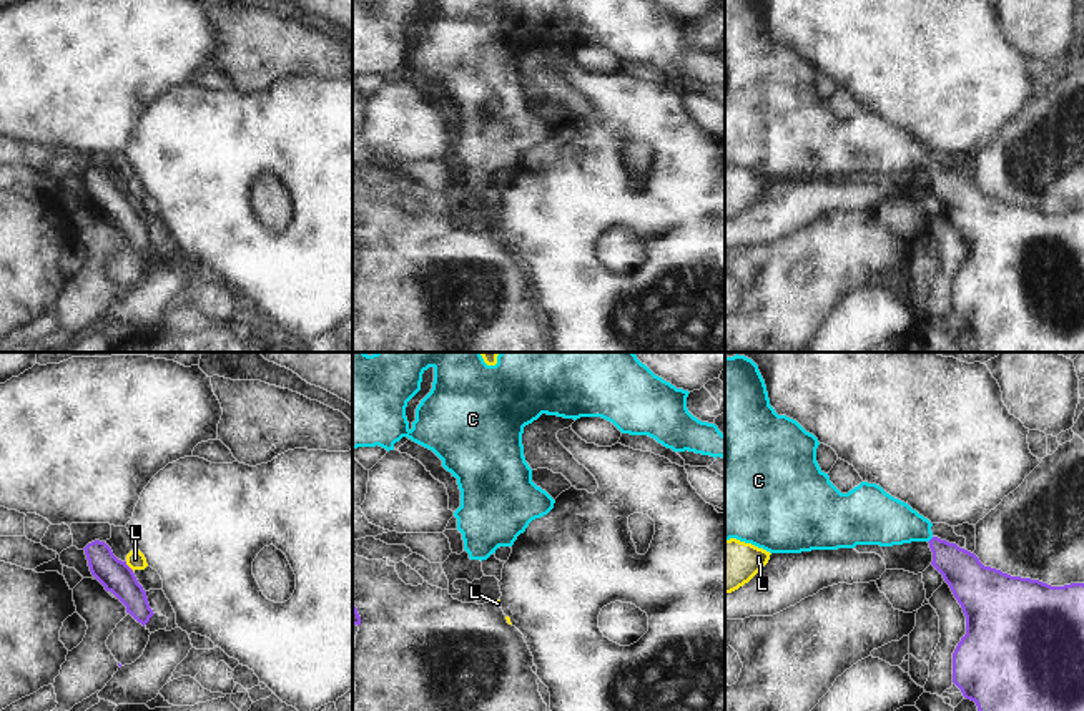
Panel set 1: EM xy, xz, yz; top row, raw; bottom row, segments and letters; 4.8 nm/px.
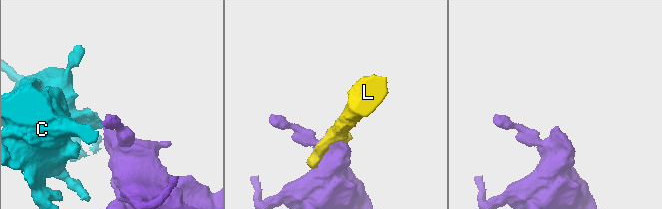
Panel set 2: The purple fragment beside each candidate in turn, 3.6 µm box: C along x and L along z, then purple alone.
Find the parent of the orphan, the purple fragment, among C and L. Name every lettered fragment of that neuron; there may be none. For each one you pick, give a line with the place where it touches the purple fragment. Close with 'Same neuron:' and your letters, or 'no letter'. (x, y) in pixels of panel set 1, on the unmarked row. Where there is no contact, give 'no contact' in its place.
C: contact yz (930, 168)
Same neuron: C

